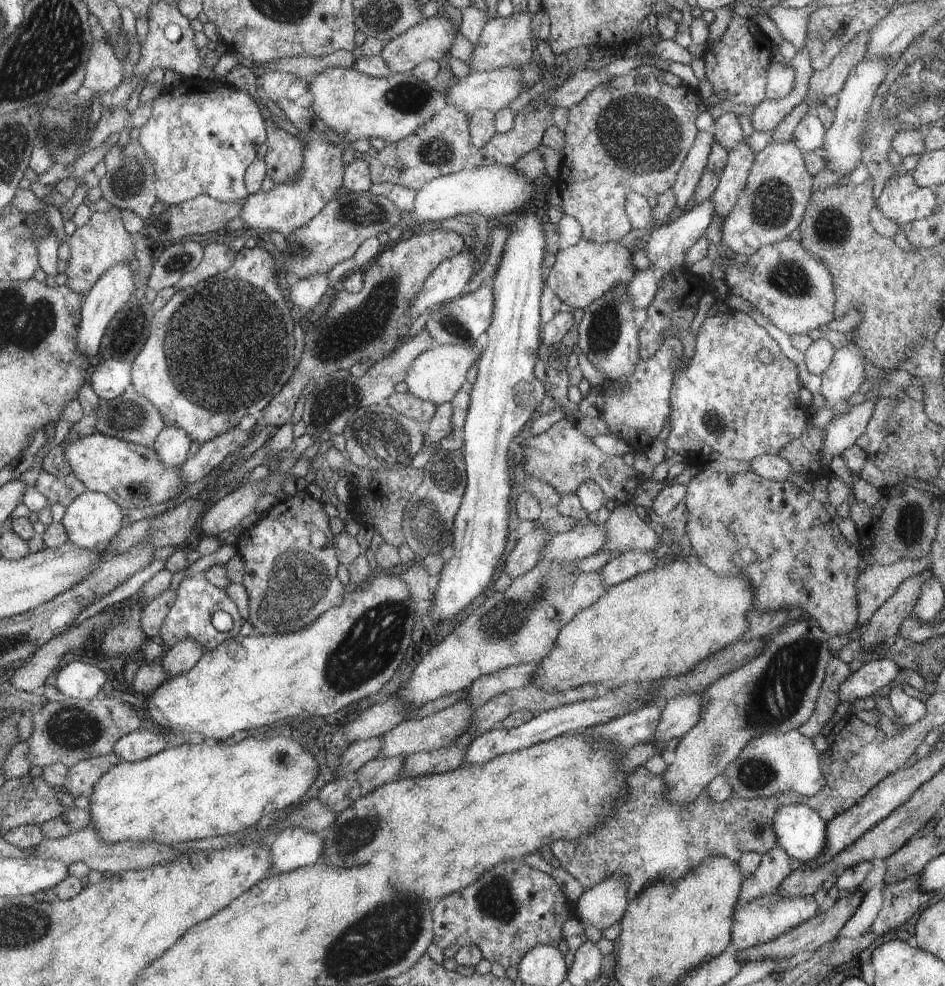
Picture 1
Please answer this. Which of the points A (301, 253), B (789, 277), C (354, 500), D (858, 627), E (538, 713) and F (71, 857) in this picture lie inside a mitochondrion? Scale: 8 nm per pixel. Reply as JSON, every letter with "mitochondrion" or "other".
{"A":"mitochondrion","B":"mitochondrion","C":"other","D":"other","E":"other","F":"other"}

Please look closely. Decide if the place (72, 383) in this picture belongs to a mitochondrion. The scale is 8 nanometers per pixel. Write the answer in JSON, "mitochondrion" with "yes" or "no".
{"mitochondrion":"no"}

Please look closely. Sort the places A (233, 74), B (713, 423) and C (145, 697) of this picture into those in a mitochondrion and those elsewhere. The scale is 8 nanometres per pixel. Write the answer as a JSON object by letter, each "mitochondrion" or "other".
{"A":"other","B":"mitochondrion","C":"other"}

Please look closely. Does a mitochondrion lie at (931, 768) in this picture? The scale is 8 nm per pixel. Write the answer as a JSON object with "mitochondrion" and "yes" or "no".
{"mitochondrion":"no"}

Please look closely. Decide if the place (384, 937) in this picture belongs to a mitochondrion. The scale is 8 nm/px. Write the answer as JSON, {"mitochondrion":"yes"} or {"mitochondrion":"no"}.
{"mitochondrion":"yes"}

